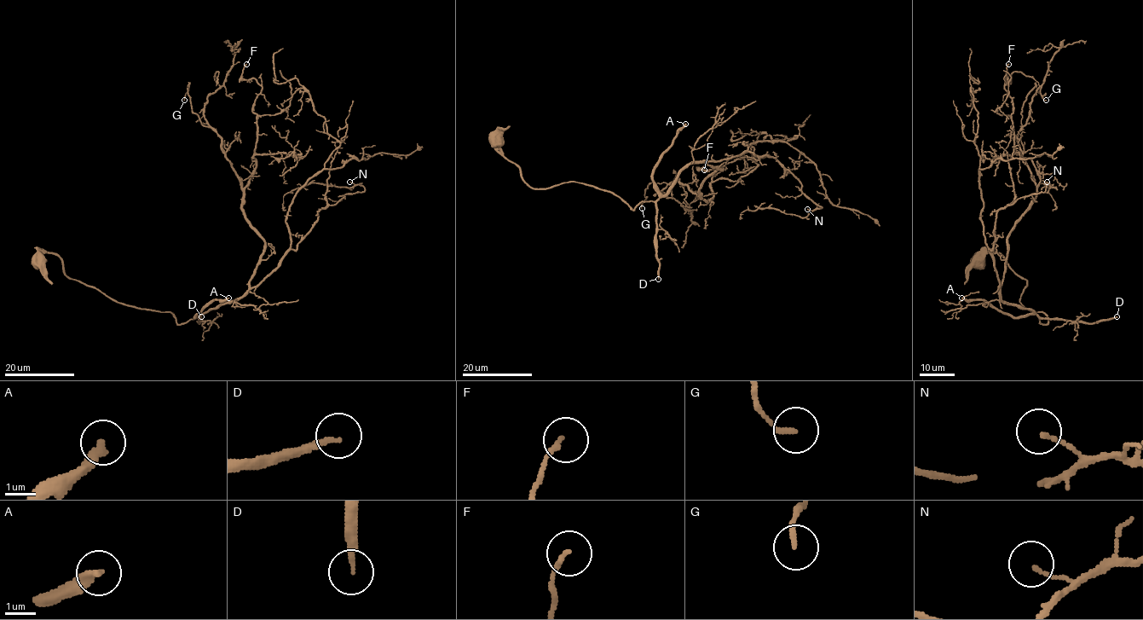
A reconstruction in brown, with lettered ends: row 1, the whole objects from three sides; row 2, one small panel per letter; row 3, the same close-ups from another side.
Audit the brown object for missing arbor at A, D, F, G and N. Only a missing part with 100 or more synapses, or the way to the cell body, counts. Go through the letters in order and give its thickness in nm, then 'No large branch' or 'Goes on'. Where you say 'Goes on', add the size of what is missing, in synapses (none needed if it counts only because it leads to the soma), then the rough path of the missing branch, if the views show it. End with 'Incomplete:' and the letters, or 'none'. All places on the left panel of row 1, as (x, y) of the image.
A: Thickness 300 nm. Goes on. Roughly 600 synapses
D: Thickness 160 nm. Goes on. Roughly 200 synapses. Course of what is missing: (201, 316), (225, 335), (238, 334), (243, 311), (254, 298), (271, 298), (291, 284), (291, 248), (275, 217)
F: Thickness 140 nm. No large branch
G: Thickness 160 nm. No large branch
N: Thickness 110 nm. No large branch
Incomplete: A, D

